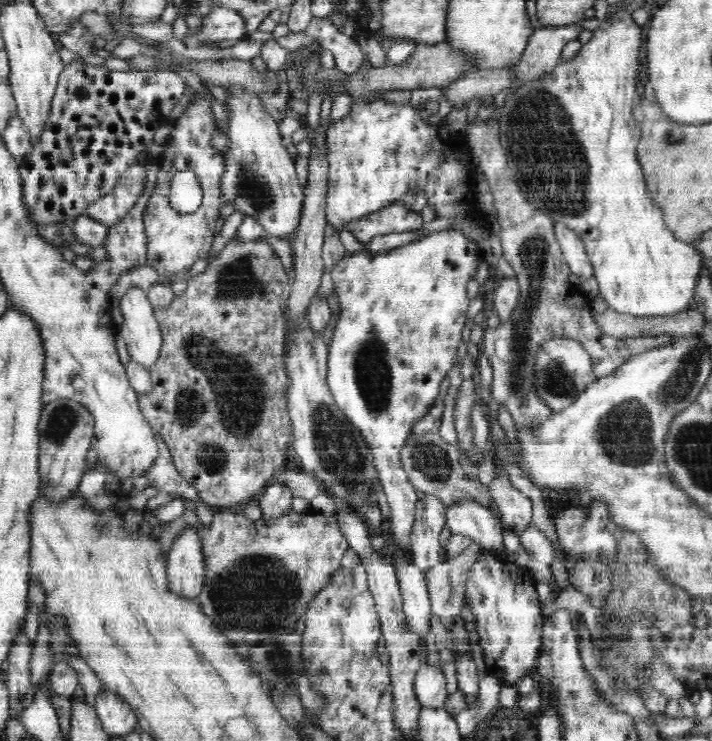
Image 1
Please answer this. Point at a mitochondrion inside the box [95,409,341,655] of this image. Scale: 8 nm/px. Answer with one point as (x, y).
(259, 593)

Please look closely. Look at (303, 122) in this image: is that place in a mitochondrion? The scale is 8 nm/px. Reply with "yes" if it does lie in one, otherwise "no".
no

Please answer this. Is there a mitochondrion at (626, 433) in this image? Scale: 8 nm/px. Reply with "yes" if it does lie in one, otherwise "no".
yes

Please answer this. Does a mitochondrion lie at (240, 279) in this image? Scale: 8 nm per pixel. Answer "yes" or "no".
yes

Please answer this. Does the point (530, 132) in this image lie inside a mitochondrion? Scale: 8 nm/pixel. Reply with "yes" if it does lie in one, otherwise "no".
yes

